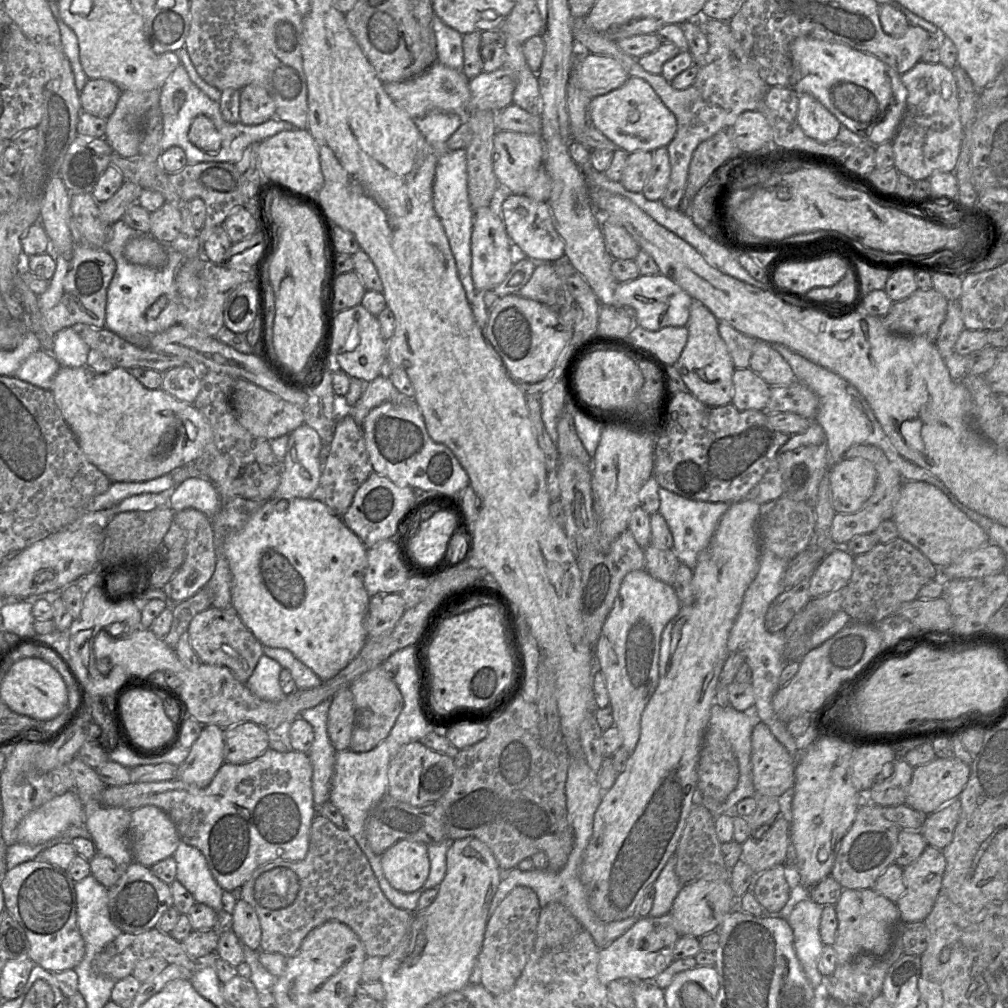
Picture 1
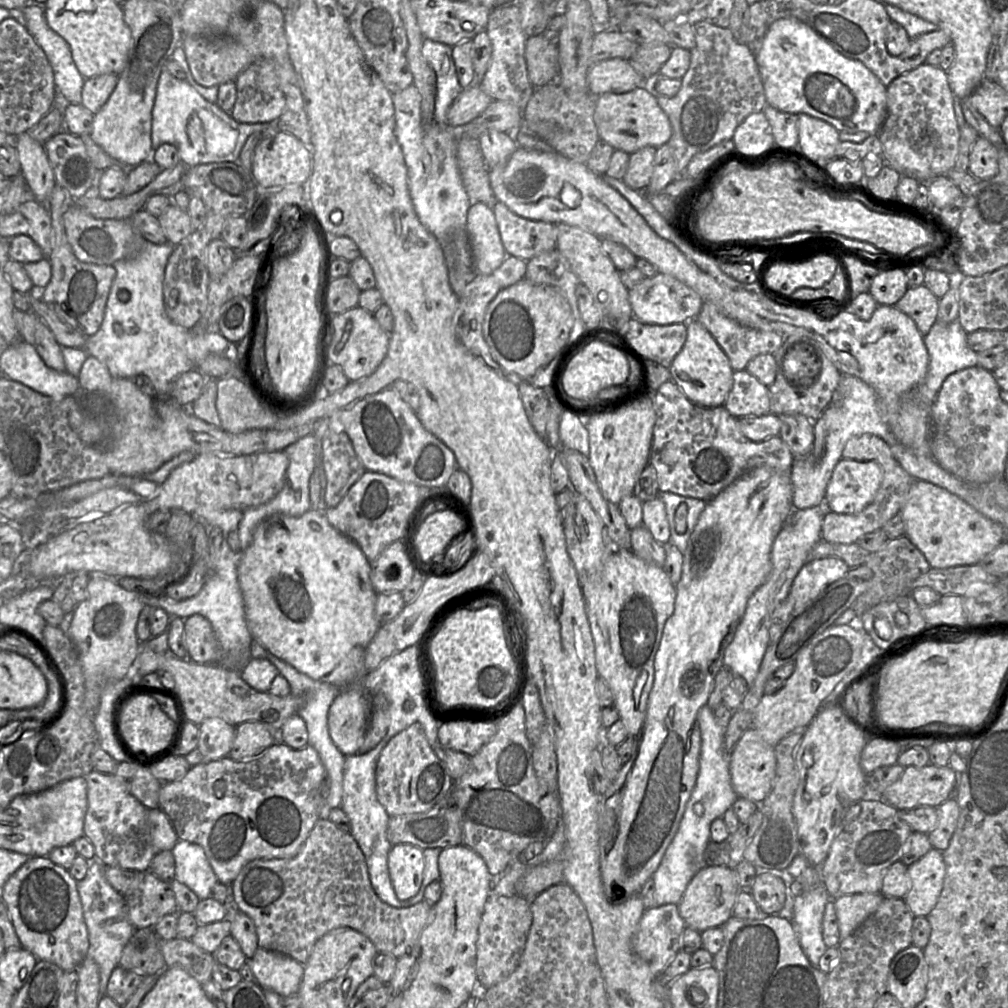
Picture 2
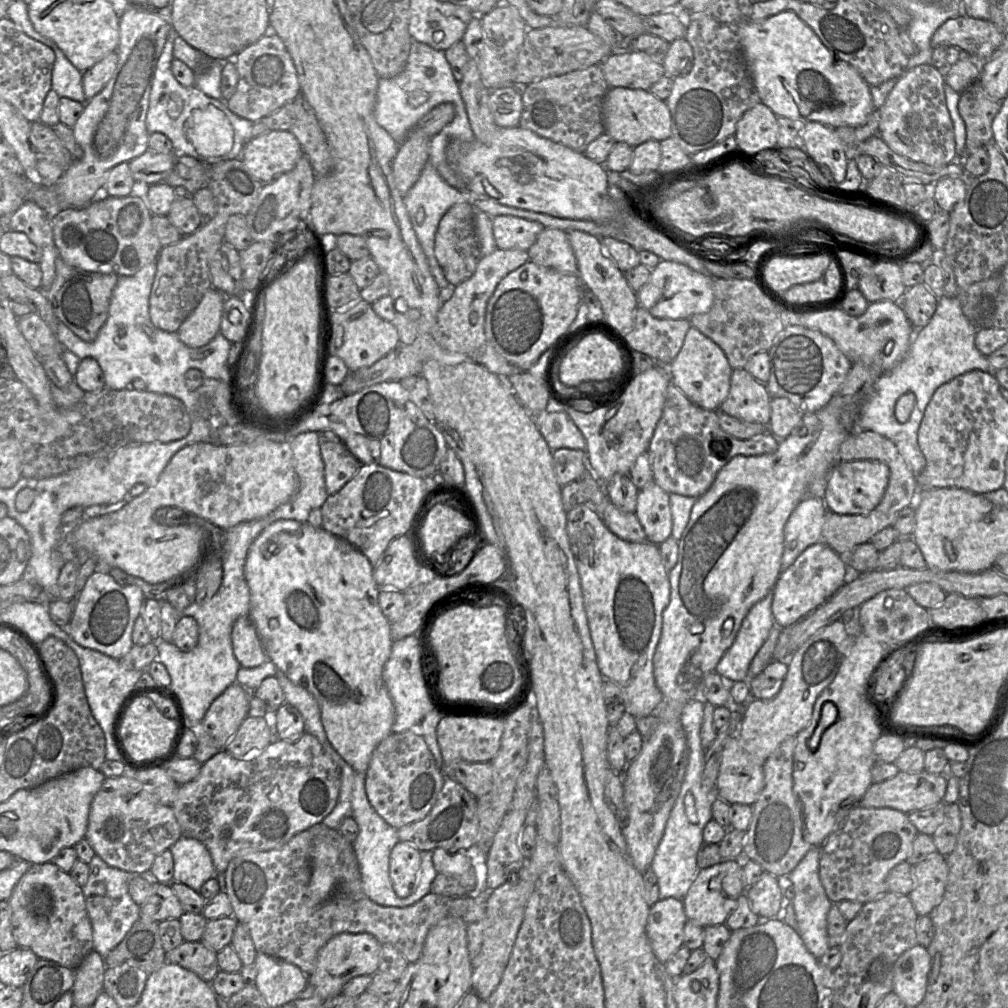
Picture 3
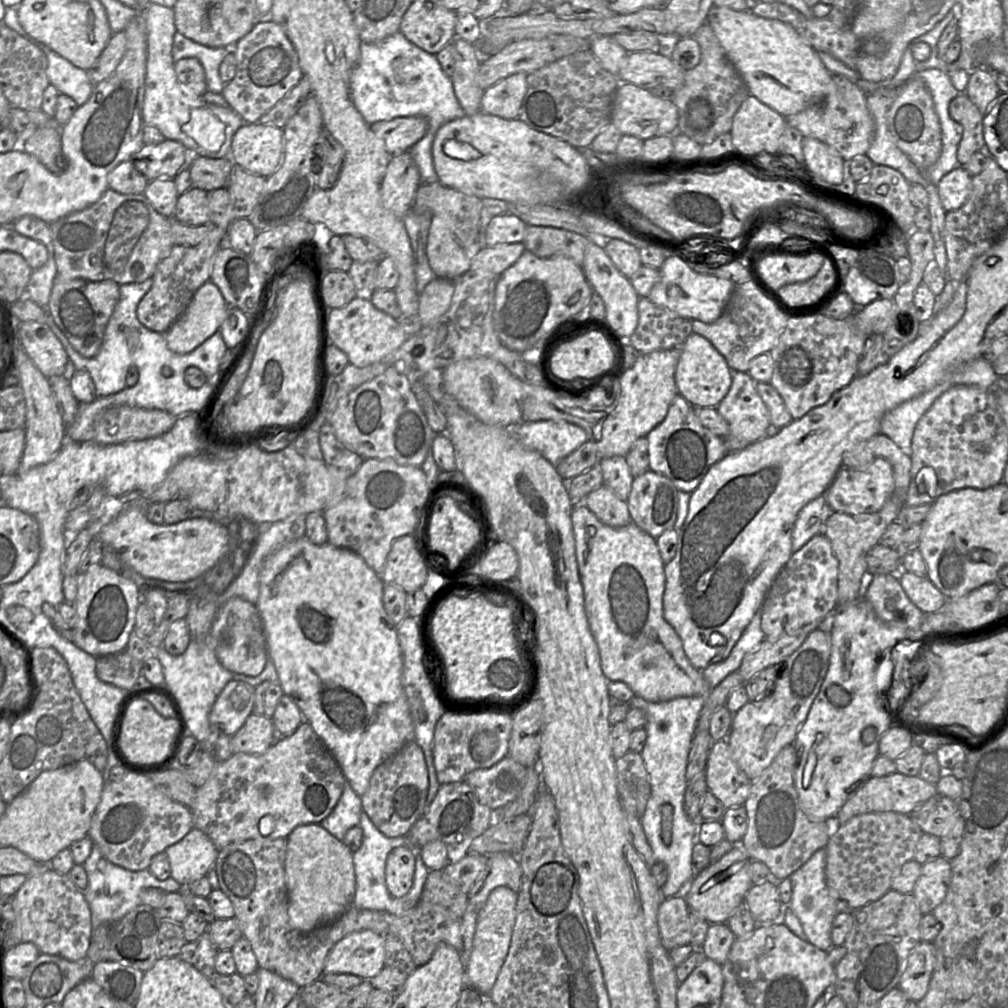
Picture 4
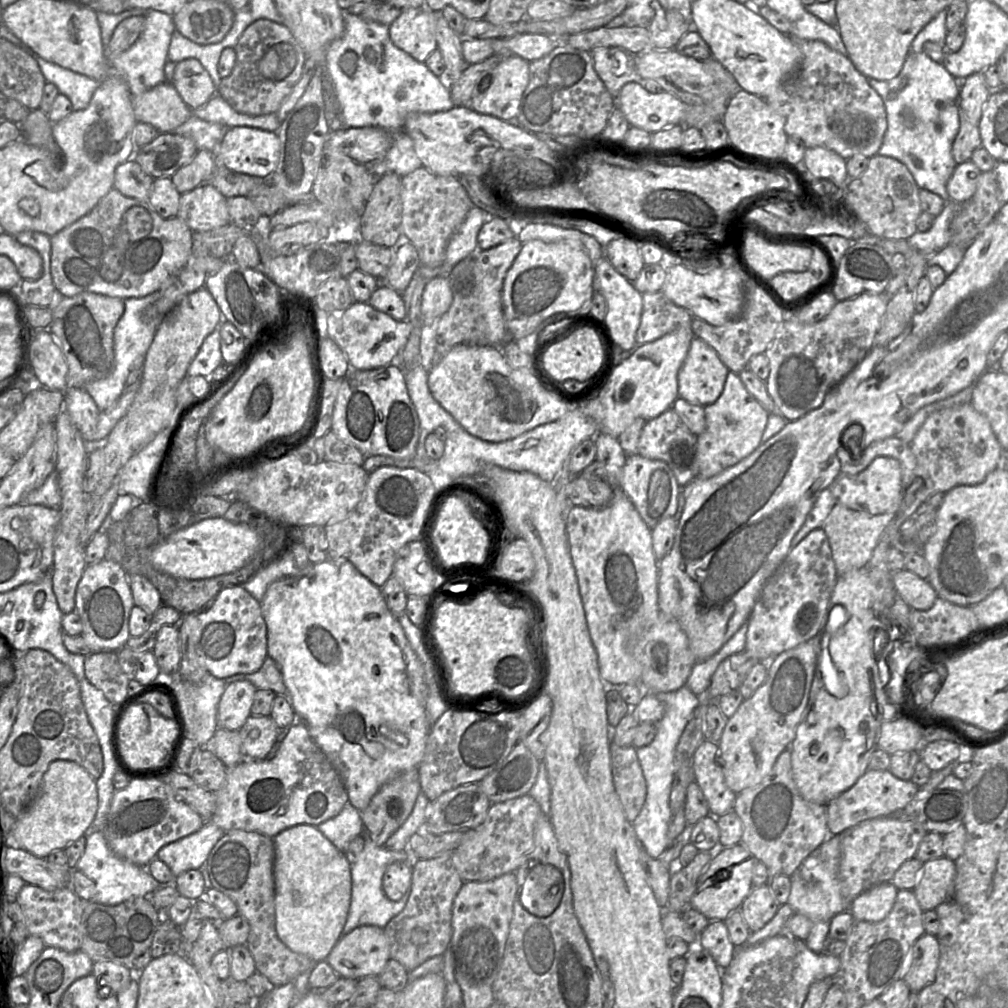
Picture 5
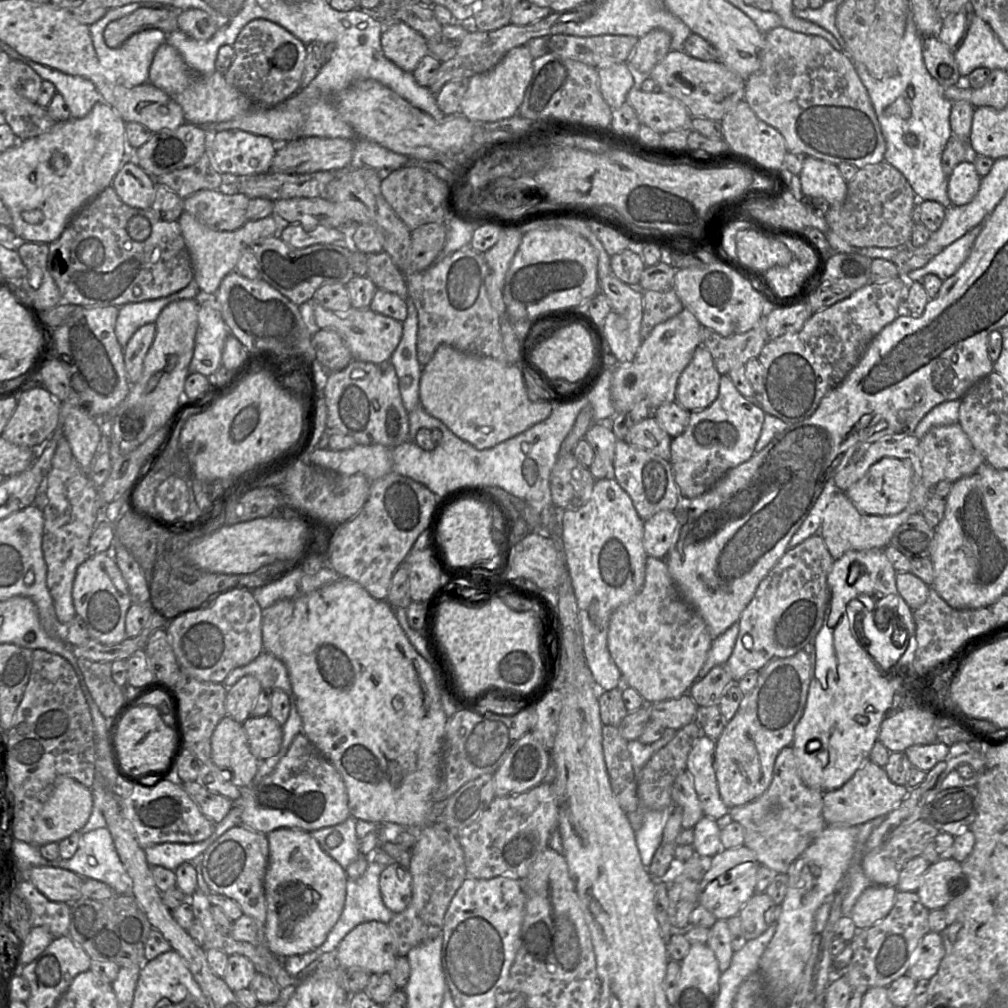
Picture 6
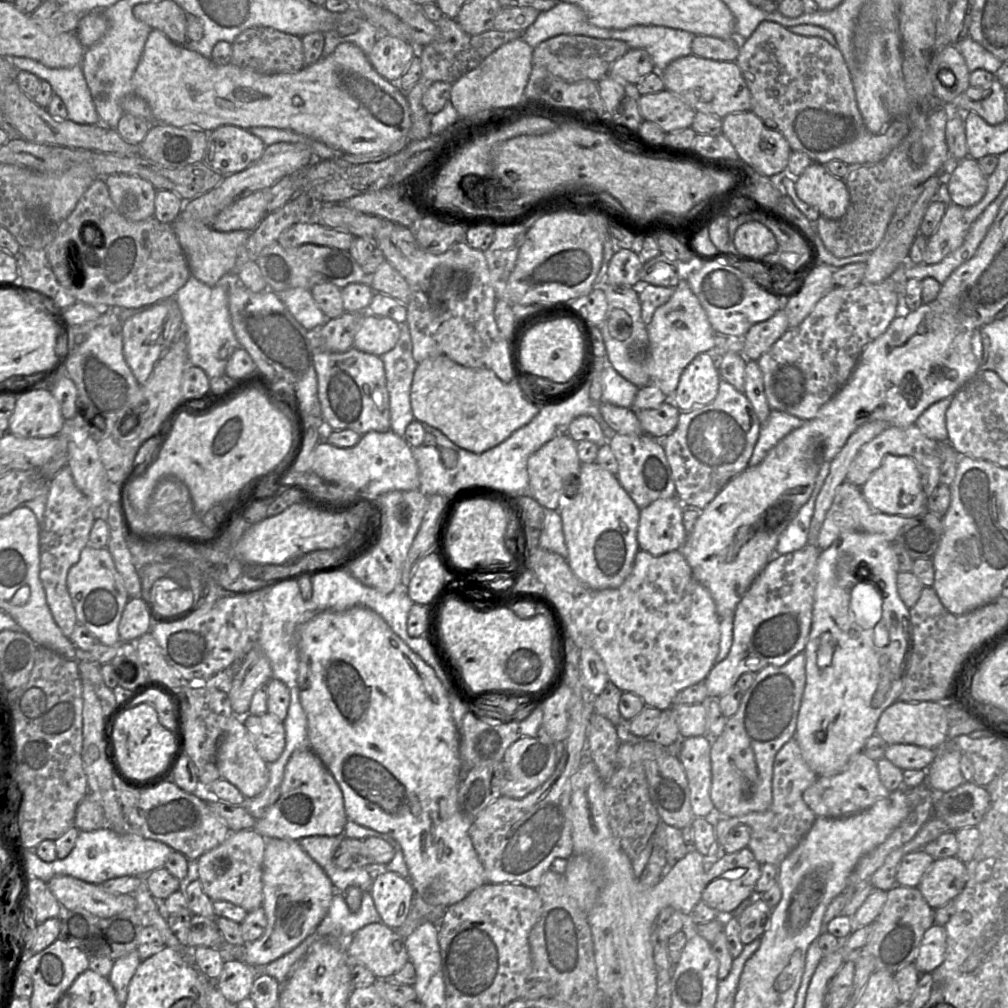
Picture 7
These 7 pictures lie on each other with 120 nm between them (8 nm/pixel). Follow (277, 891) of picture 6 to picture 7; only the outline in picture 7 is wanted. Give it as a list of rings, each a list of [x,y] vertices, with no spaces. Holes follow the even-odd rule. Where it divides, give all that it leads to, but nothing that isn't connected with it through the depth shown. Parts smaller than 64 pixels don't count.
[[[270,838],[266,839],[264,852],[262,892],[262,907],[267,918],[265,931],[259,939],[244,944],[244,962],[259,969],[291,952],[315,931],[328,913],[336,889],[321,866],[305,852],[297,841]]]

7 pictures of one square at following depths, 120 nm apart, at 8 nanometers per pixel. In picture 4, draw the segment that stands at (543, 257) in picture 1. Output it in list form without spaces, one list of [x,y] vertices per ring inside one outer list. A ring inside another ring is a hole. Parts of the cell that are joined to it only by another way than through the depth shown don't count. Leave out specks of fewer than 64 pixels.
[[[510,213],[492,216],[485,232],[484,245],[522,242],[526,227],[521,219]]]

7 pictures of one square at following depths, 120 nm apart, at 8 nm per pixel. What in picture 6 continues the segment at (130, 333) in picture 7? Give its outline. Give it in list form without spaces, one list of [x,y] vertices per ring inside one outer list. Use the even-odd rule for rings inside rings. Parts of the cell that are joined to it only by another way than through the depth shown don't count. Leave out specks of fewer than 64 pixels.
[[[155,323],[141,326],[124,348],[124,364],[130,385],[136,384],[143,372],[144,358],[156,334]]]

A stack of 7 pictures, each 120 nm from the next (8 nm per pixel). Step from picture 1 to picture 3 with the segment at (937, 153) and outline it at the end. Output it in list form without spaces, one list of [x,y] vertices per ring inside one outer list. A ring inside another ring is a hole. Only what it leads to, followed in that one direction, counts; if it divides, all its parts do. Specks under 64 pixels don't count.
[[[921,64],[901,75],[879,109],[878,135],[897,154],[941,167],[957,160],[953,123],[946,106],[941,70]]]

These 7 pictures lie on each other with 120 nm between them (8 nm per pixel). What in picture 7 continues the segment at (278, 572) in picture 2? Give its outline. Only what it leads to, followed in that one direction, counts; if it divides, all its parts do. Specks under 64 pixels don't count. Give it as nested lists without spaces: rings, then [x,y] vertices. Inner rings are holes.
[[[354,606],[344,611],[325,610],[301,625],[298,630],[298,689],[302,708],[307,717],[307,733],[311,750],[321,759],[337,781],[348,820],[393,837],[403,853],[409,879],[417,894],[432,905],[449,907],[464,899],[474,889],[487,882],[484,868],[469,837],[474,818],[463,815],[457,802],[462,779],[459,754],[459,731],[452,719],[450,703],[434,670],[391,629],[386,621],[366,606]]]

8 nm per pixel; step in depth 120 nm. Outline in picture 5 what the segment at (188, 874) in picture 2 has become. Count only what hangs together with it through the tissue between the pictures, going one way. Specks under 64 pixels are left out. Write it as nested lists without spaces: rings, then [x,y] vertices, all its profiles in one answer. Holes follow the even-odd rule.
[[[205,821],[198,831],[163,846],[156,858],[163,861],[175,877],[191,869],[200,870],[225,833],[212,821]]]

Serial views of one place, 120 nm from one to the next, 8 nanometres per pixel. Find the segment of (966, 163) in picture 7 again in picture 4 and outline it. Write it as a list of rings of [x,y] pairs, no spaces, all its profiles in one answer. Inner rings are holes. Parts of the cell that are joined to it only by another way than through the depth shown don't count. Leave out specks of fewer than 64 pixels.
[[[959,164],[941,178],[937,190],[946,212],[957,210],[964,205],[972,191],[972,176],[965,166]]]

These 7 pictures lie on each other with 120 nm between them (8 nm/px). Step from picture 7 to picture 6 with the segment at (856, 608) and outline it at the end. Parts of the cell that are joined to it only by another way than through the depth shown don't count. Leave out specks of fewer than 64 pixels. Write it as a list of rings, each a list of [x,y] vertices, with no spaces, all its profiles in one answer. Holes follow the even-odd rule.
[[[861,595],[856,599],[864,606],[862,614],[865,615],[861,621],[861,628],[866,642],[866,651],[882,670],[890,671],[899,659],[909,656],[909,652],[905,651],[905,646],[897,645],[892,630],[884,630],[886,623],[880,627],[878,619],[876,622],[878,607],[875,598],[869,595]]]

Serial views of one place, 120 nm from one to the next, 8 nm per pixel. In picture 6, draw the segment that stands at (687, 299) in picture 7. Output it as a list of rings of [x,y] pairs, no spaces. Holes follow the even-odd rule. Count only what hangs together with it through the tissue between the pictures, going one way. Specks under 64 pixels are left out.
[[[684,308],[673,318],[654,327],[645,338],[630,363],[618,364],[614,368],[611,396],[617,412],[626,412],[635,403],[647,400],[647,405],[656,408],[675,401],[676,386],[679,376],[689,364],[696,348],[701,345],[701,328],[694,314]]]

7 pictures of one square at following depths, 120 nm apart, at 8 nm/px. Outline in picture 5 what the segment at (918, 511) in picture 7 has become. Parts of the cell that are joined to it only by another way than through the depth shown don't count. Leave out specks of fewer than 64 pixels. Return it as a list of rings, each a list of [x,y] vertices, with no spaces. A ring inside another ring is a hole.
[[[876,457],[865,470],[857,475],[841,473],[829,488],[836,503],[851,510],[871,515],[897,513],[903,499],[901,466],[893,457]]]

